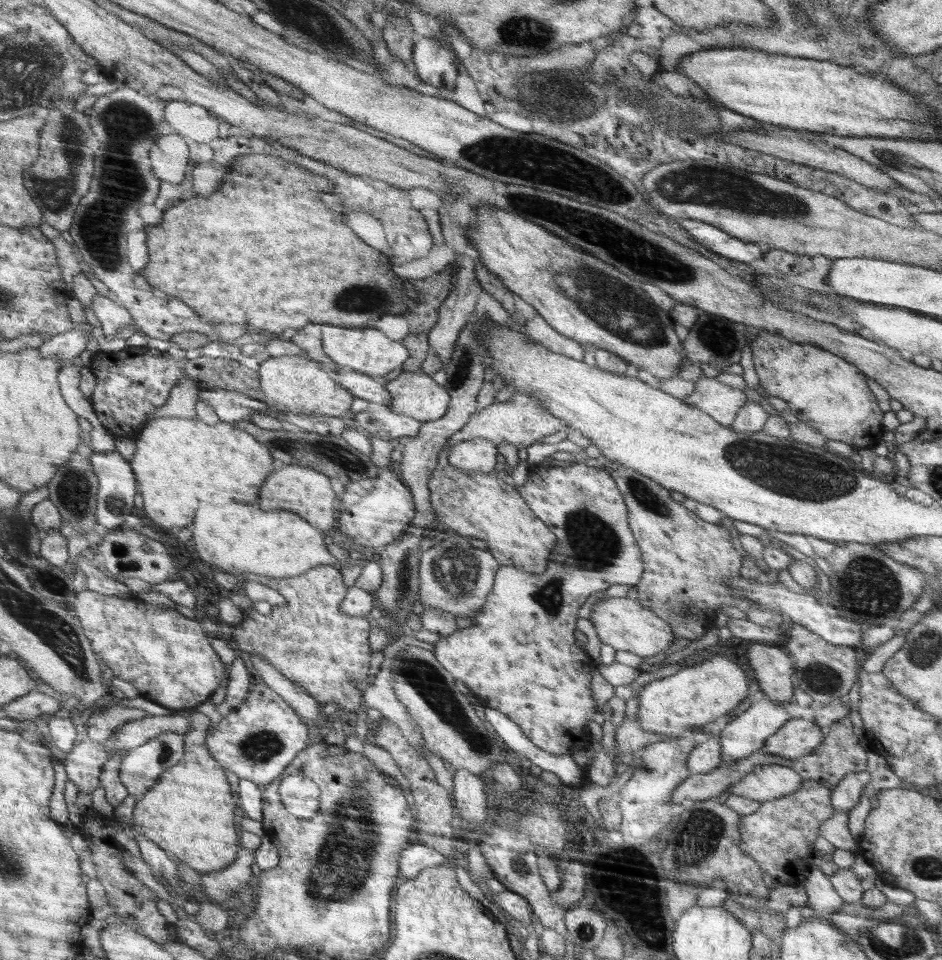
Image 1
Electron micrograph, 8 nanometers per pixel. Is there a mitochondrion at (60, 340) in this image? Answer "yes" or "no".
no

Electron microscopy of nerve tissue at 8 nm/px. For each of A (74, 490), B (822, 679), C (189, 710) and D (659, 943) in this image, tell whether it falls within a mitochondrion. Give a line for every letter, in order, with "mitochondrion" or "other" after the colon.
A: mitochondrion
B: mitochondrion
C: other
D: other

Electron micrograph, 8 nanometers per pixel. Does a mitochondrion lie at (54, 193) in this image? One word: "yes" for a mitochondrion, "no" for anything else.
yes

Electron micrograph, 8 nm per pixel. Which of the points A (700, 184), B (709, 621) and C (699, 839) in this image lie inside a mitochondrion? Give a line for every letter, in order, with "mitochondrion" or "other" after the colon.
A: mitochondrion
B: other
C: mitochondrion

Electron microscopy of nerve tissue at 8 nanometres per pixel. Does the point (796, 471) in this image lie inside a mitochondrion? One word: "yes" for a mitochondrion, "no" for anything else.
yes

